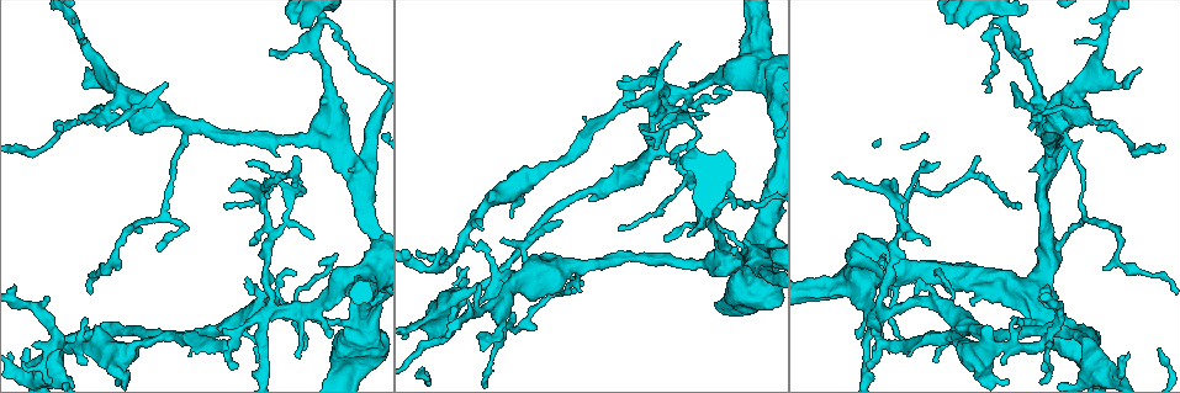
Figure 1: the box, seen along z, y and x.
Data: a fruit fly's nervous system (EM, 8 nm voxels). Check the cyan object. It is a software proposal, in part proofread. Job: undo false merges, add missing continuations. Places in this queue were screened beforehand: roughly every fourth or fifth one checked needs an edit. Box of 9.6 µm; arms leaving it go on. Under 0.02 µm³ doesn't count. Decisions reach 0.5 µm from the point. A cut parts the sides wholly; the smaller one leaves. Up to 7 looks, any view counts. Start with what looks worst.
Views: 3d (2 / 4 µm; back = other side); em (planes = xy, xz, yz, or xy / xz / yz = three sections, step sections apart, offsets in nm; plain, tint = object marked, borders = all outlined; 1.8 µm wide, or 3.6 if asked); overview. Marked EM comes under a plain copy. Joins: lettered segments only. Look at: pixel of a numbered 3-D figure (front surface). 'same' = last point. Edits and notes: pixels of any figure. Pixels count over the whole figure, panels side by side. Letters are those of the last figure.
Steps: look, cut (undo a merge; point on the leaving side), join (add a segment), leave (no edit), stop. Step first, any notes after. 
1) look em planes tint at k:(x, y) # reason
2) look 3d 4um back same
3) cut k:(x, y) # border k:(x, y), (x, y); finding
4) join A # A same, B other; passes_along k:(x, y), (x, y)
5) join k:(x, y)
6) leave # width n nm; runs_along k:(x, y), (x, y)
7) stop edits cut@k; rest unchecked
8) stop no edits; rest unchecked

look em yz step 4 borders at 1:(278, 312) # looks like a crossing

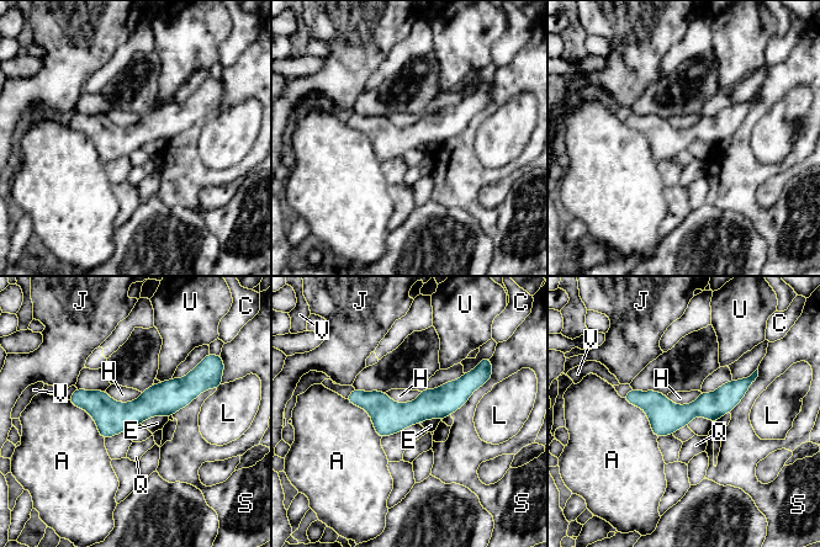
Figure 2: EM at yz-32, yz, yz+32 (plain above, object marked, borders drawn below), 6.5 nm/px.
leave # A other, C other, E other, H other, J other, L other, Q other, S other, U other, V other; runs_along 2:(201, 386), (139, 410), (73, 401); continuous, no second neuron

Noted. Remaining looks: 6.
look 3d 4um at 1:(331, 96) # calibre changes

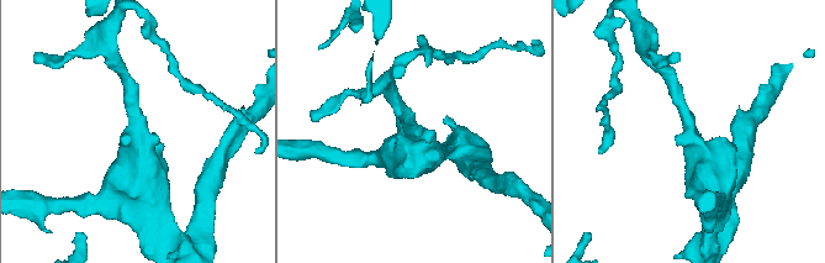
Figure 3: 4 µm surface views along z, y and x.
look em 3.6um xy step 8 borders at 3:(691, 131)

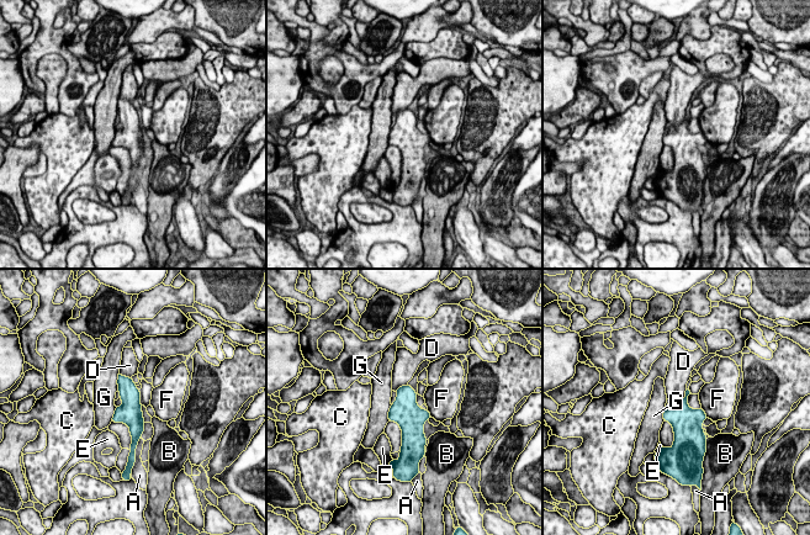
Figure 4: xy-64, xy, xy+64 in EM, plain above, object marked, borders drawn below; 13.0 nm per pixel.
leave # longest_contact D 260 nm; A other, B other, C other, D other, E other, F other, G other; all the same neuron

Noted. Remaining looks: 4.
look 3d 2um at 1:(84, 345) # thick turns thin

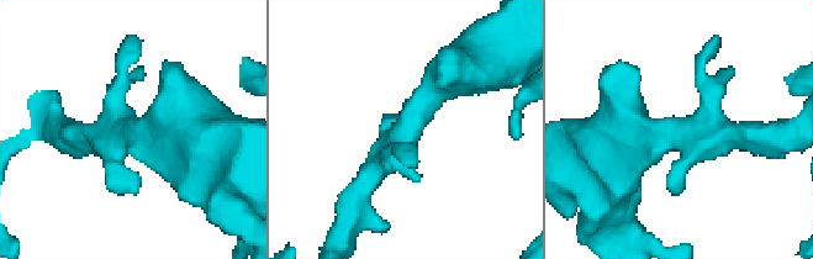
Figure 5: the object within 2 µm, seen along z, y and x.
look em planes borders at 5:(678, 135)

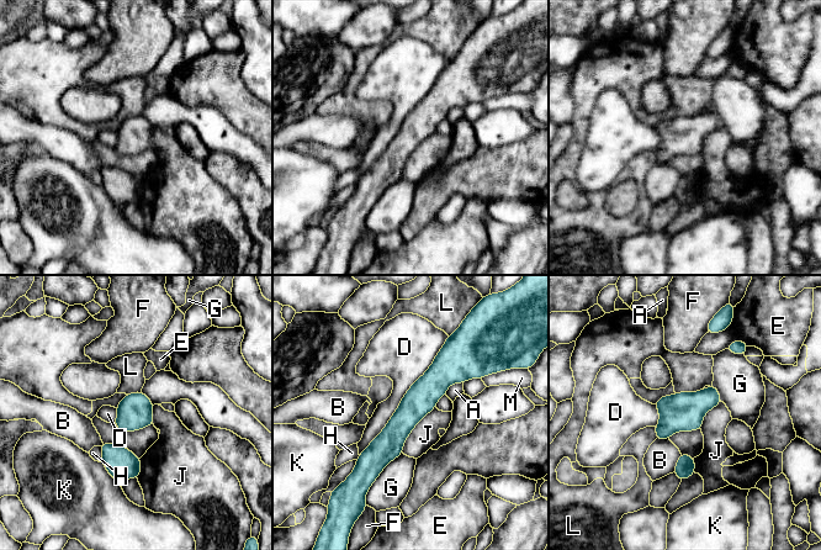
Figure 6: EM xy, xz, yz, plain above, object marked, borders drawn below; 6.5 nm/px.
leave # A other, B other, D other, E other, F other, G other, H other, J other, K other, L other, M other; border 6:(435, 407), (411, 432), (402, 453); one neuron here

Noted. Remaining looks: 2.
stop no edits; rest unchecked

